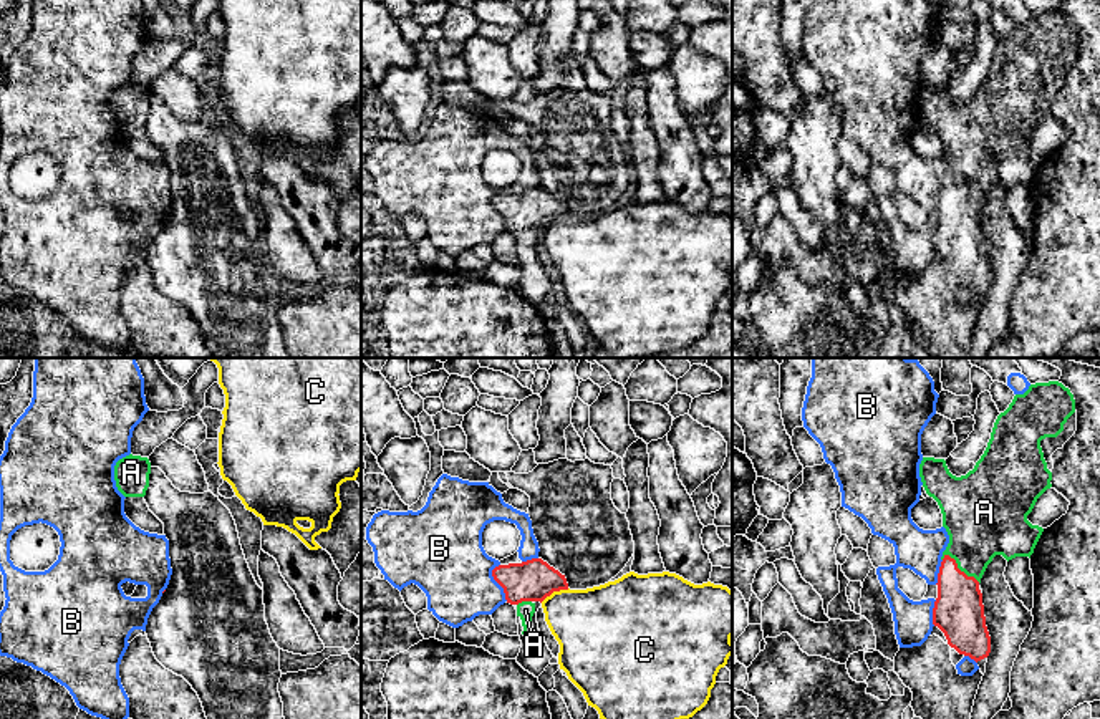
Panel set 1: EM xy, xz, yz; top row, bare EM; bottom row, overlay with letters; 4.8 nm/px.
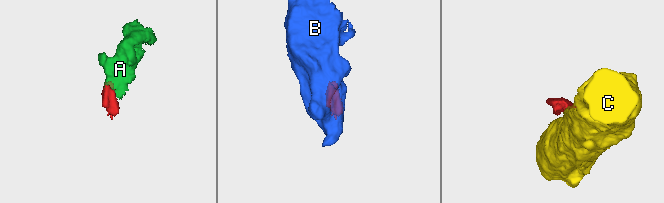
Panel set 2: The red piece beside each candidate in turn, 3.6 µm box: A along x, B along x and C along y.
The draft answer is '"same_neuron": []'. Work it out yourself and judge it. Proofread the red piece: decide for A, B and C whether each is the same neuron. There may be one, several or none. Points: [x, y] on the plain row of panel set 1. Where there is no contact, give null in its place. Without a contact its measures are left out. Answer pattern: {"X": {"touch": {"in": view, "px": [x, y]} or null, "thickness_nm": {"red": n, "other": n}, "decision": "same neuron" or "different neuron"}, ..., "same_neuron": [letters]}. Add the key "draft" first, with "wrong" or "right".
{"draft": "wrong", "A": {"touch": {"in": "yz", "px": [958, 197]}, "thickness_nm": {"red": 240, "other": 340}, "decision": "same neuron"}, "B": {"touch": {"in": "xz", "px": [496, 209]}, "thickness_nm": {"red": 200, "other": 380}, "decision": "different neuron"}, "C": {"touch": {"in": "xz", "px": [554, 219]}, "thickness_nm": {"red": 200, "other": 360}, "decision": "different neuron"}, "same_neuron": ["A"]}

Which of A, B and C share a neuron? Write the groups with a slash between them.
A / B / C

